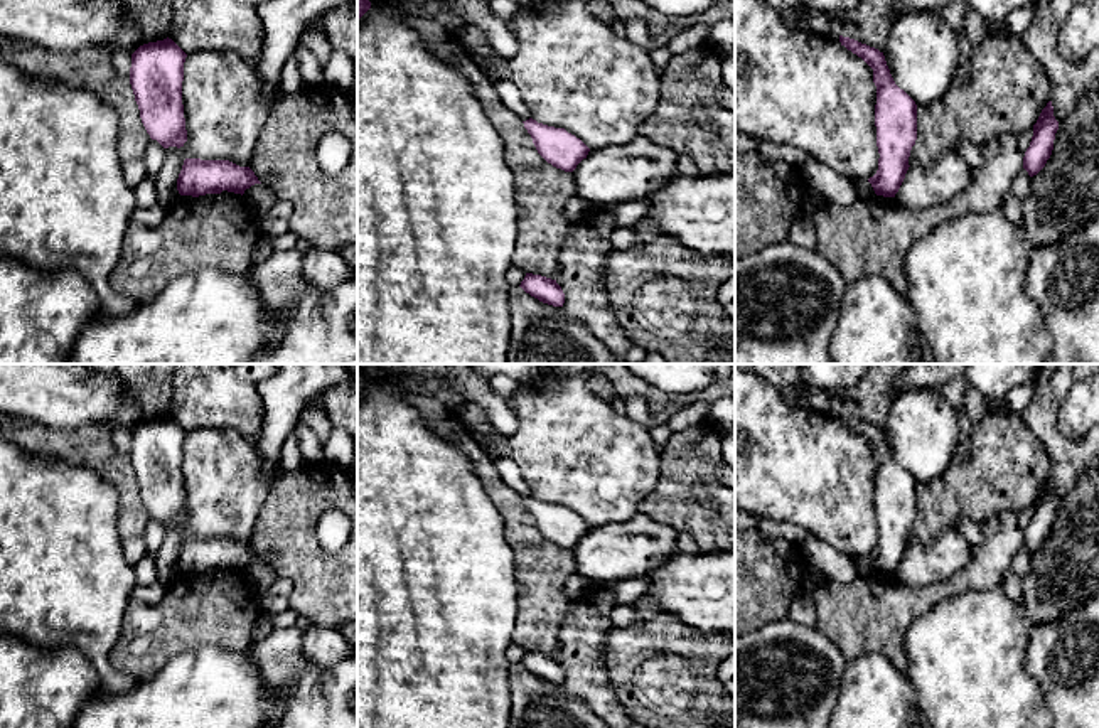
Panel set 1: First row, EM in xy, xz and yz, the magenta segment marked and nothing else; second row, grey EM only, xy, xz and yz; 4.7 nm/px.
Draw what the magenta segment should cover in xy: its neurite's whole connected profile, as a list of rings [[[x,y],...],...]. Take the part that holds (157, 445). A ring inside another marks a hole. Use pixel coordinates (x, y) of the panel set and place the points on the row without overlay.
[[[169,415],[143,421],[131,431],[130,462],[142,500],[164,526],[180,526],[187,519],[182,482],[185,435]]]

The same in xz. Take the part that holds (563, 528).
[[[529,495],[524,506],[533,516],[538,531],[553,544],[573,549],[587,536],[590,526],[565,506],[555,506]]]

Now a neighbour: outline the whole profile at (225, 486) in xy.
[[[204,426],[187,431],[184,440],[184,458],[182,458],[182,482],[187,507],[187,519],[177,526],[165,526],[165,538],[158,553],[155,556],[157,581],[167,588],[174,578],[174,566],[177,565],[177,556],[182,548],[185,536],[201,538],[229,538],[239,544],[249,544],[255,526],[260,514],[276,484],[278,477],[268,475],[263,470],[263,460],[258,452],[255,438],[244,438],[236,430]]]

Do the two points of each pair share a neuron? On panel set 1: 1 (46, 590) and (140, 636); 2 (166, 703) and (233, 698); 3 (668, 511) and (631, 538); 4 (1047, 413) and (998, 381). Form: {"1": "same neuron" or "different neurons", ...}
{"1": "different neurons", "2": "same neuron", "3": "different neurons", "4": "different neurons"}

